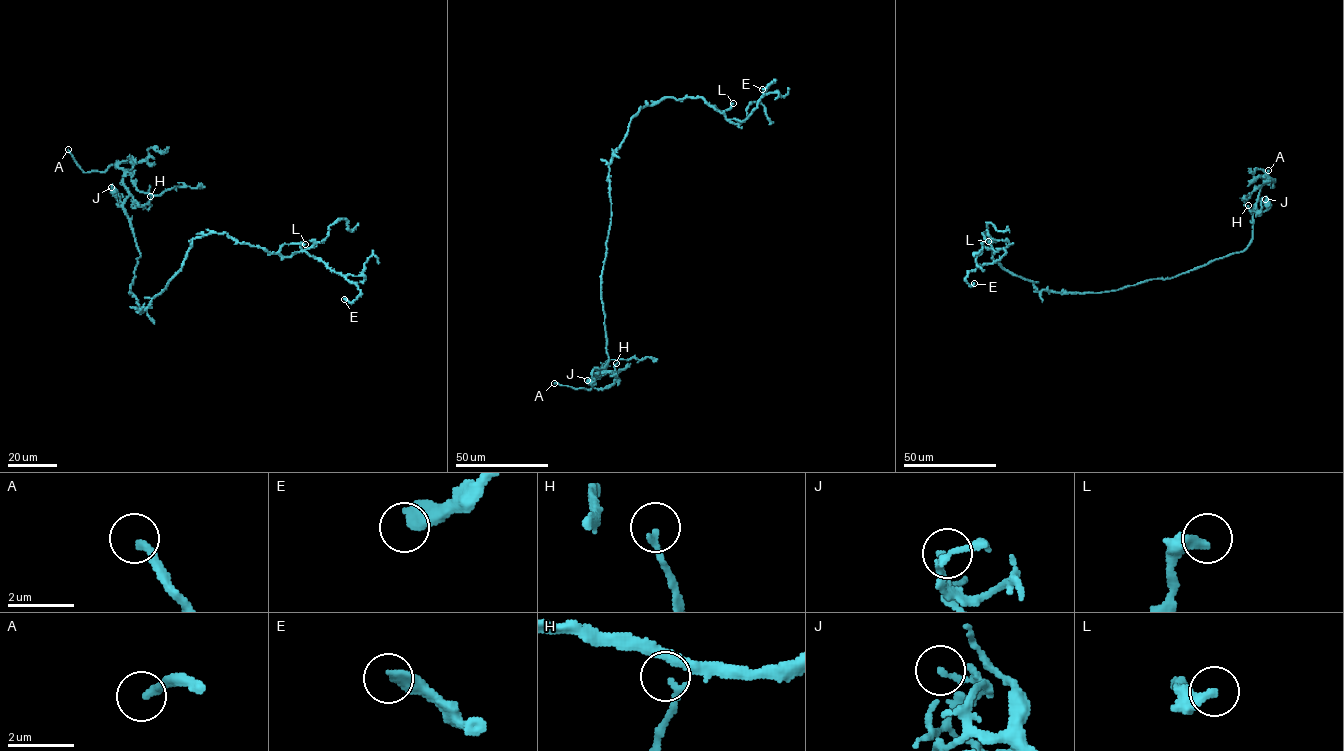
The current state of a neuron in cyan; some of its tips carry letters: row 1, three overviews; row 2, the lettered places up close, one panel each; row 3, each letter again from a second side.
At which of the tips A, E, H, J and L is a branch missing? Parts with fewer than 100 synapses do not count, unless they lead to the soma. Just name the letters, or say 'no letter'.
A

